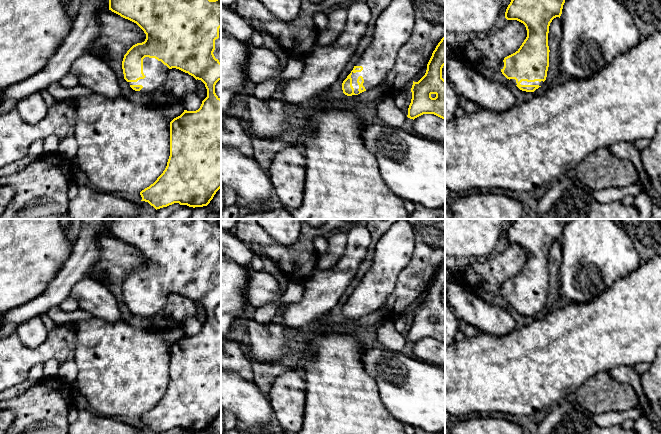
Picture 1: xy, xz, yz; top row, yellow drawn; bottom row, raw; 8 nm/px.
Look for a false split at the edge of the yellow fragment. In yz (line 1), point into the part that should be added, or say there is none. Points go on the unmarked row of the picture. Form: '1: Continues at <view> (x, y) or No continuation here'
1: Continues at yz (541, 307)

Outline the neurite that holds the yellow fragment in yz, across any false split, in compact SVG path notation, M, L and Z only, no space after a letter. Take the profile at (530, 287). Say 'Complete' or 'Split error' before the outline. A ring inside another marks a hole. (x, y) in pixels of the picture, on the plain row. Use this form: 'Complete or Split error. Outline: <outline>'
Split error. Outline: M513 219L508 229L505 242L523 247L527 254L527 261L520 272L504 282L499 288L502 298L520 314L534 316L543 310L549 291L548 257L552 244L561 240L565 224L570 219Z

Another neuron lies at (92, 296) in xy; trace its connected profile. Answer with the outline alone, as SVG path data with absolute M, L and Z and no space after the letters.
M85 277L75 284L69 296L78 302L80 309L88 311L93 317L108 322L122 320L115 295L98 280Z

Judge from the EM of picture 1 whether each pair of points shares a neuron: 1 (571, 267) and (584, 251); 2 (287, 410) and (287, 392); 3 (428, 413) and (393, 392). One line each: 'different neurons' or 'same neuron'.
1: same neuron
2: same neuron
3: same neuron

